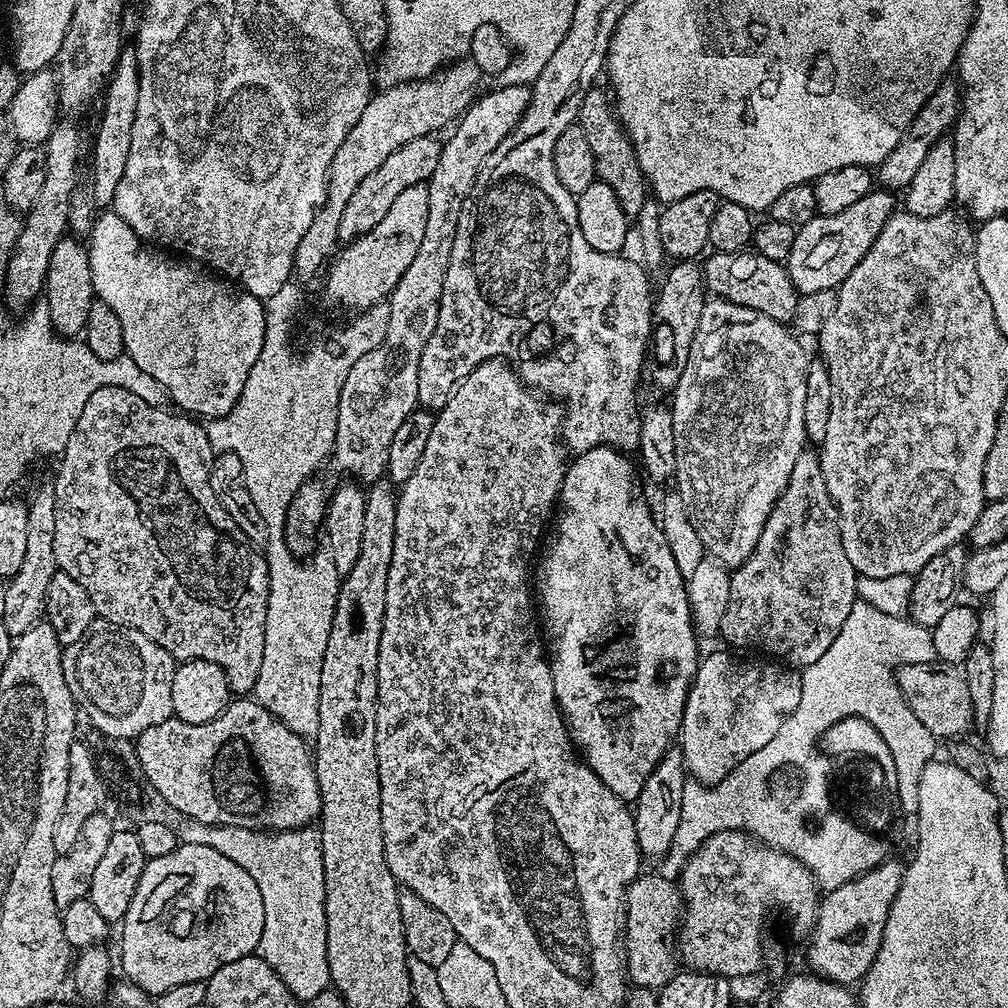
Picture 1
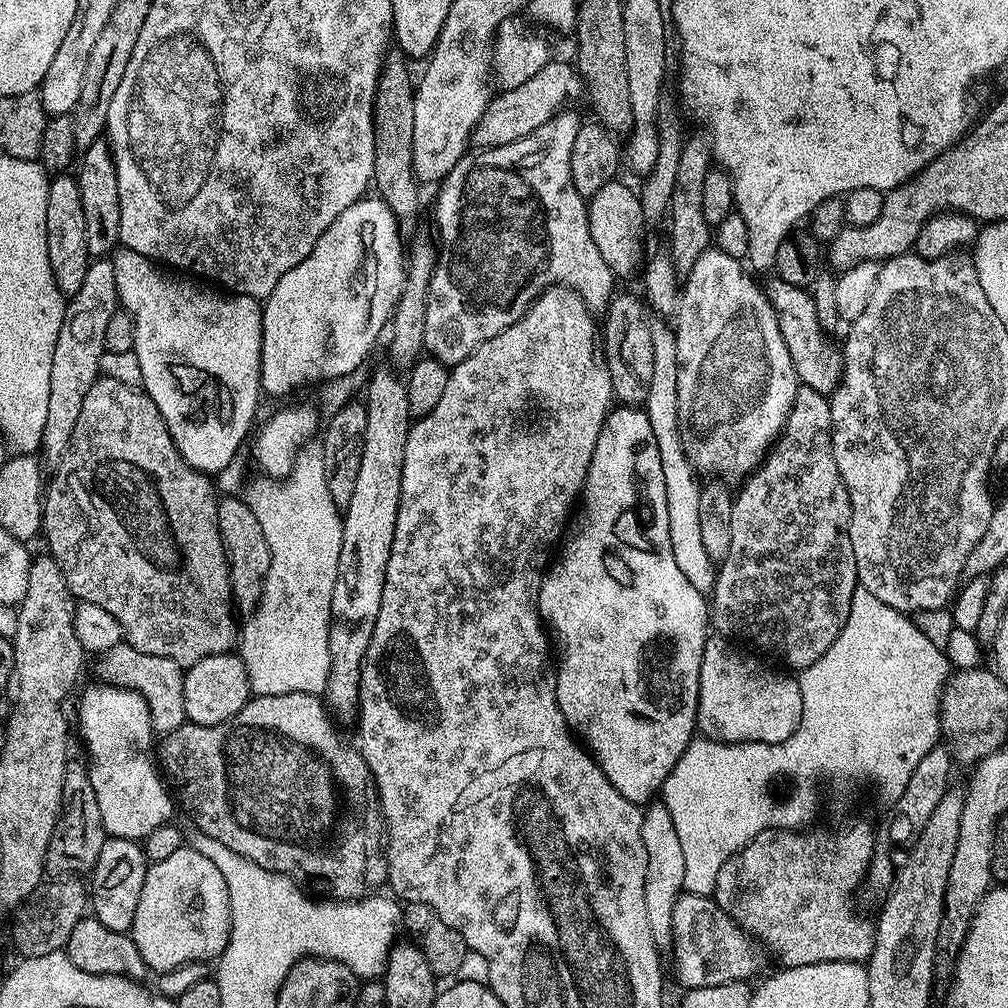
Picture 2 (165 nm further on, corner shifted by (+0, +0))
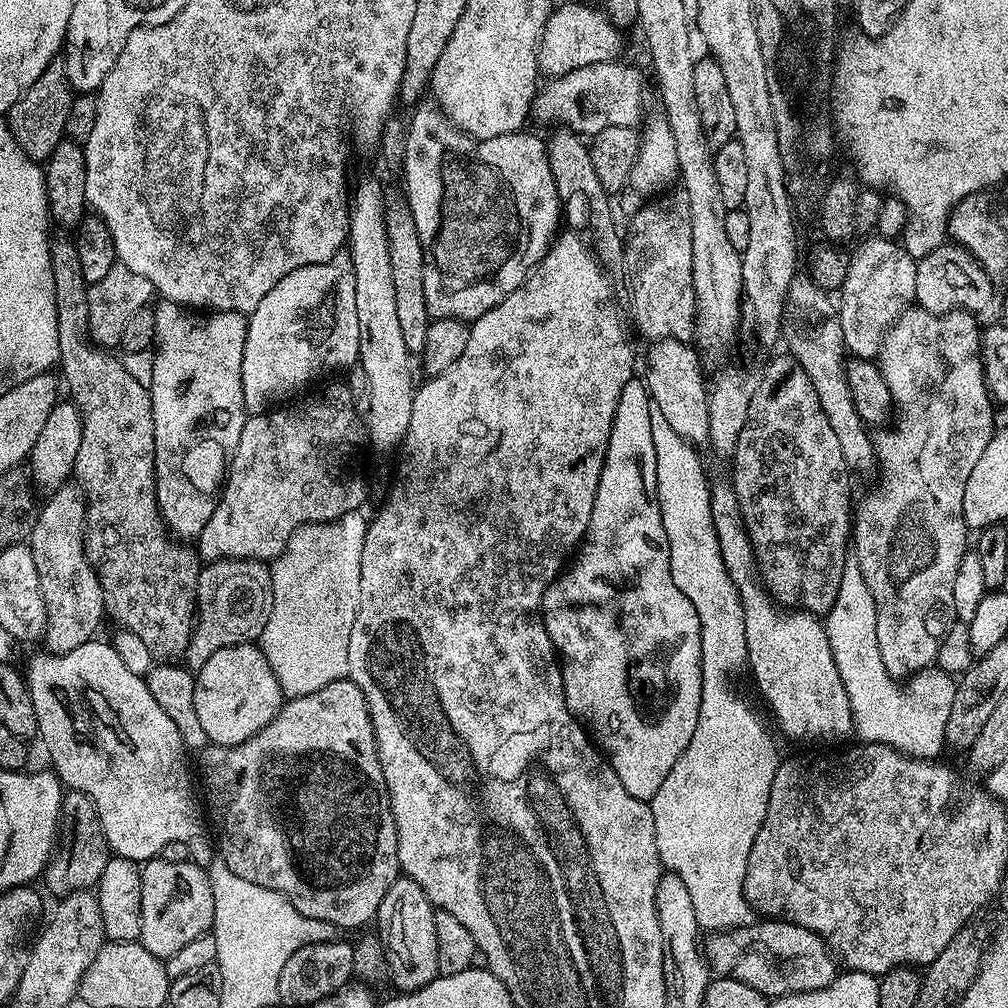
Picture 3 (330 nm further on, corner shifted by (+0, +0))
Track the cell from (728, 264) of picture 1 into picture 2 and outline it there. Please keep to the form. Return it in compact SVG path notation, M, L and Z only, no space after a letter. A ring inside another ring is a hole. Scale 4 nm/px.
M774 278L766 284L768 301L778 318L786 350L790 350L792 365L796 371L797 381L803 387L818 390L818 394L831 397L844 378L844 357L841 349L824 348L825 329L820 327L820 315L816 309L817 297L811 296L807 288L799 288L781 278Z

